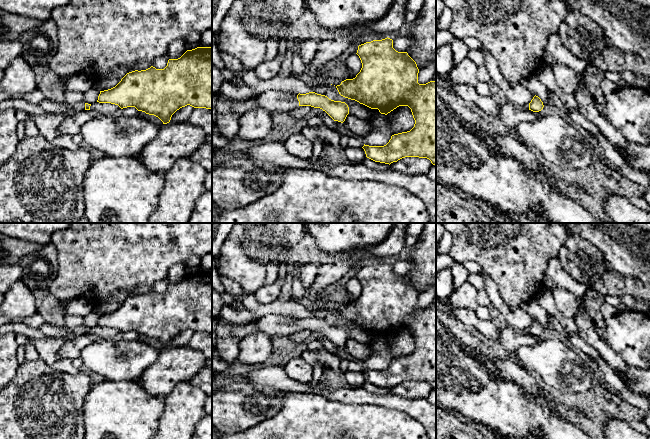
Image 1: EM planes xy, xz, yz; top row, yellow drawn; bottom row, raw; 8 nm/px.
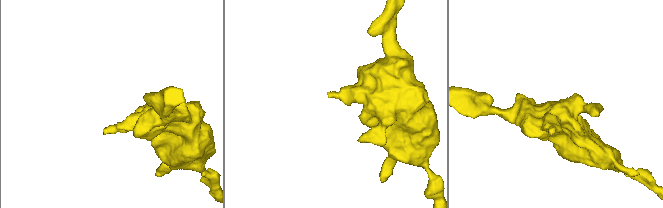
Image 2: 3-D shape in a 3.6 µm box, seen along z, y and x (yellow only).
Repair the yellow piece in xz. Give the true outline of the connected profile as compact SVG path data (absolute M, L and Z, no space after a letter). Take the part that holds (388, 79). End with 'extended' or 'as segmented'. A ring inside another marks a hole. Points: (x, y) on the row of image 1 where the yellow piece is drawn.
M388 37L359 45L356 54L362 68L355 78L346 79L336 86L339 94L371 109L378 109L385 115L399 106L408 106L415 120L410 131L392 135L384 146L364 144L362 148L366 157L389 165L405 157L419 157L427 158L436 165L436 81L419 84L416 62L407 52L396 51L393 40Z; as segmented

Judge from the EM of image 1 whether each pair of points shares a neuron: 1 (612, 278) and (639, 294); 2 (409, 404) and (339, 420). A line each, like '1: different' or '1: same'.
1: same
2: different

